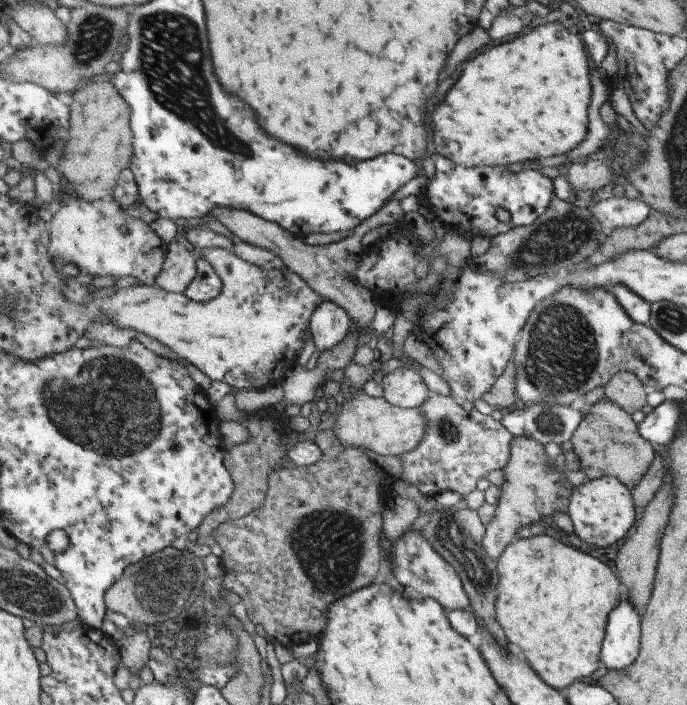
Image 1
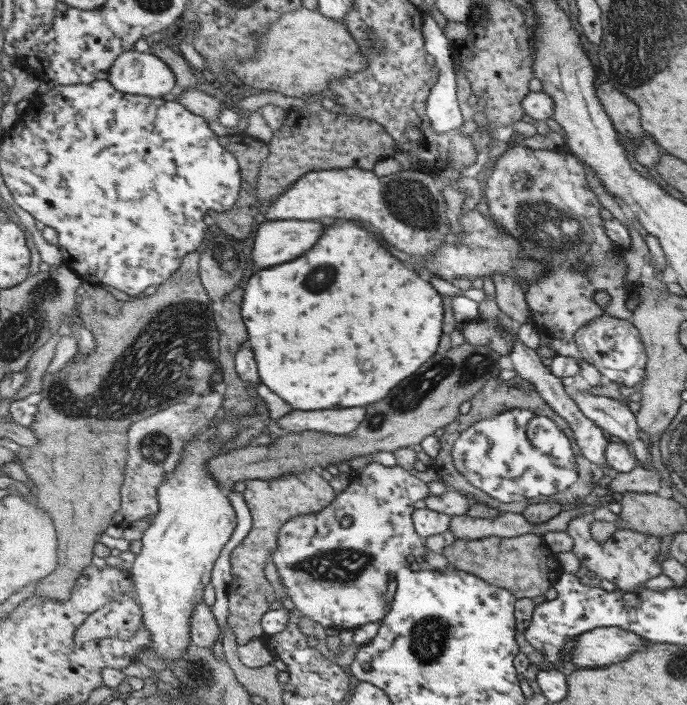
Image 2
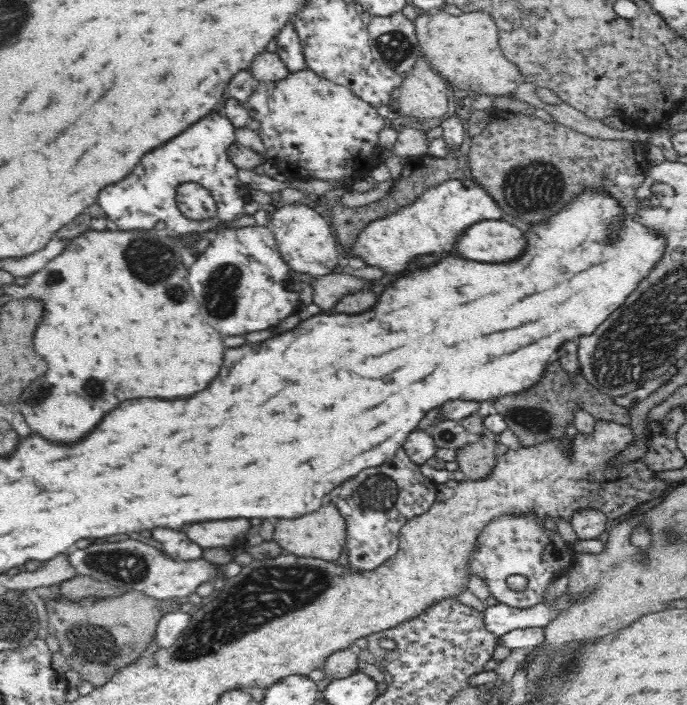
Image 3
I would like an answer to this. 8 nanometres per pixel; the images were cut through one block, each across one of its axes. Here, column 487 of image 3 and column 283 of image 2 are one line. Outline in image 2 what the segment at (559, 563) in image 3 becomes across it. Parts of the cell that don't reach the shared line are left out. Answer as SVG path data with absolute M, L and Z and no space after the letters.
M370 462L362 469L357 469L352 472L350 475L350 484L338 495L338 498L333 501L328 508L315 514L297 516L297 518L291 518L289 522L285 522L285 526L281 528L277 550L275 550L276 552L272 555L272 559L281 578L281 584L283 584L283 588L285 588L285 592L287 592L287 596L289 596L290 600L295 604L295 608L303 615L323 624L323 626L336 627L337 629L354 629L358 626L363 626L363 624L369 624L369 622L383 620L387 616L387 592L389 592L391 574L407 566L412 558L417 558L430 552L427 546L425 546L425 538L416 531L413 520L413 515L416 511L415 504L417 504L419 500L427 499L429 496L430 493L427 482L423 482L421 478L417 478L417 475L413 475L408 470L405 470L405 467L398 464L389 467L379 464L379 462Z

